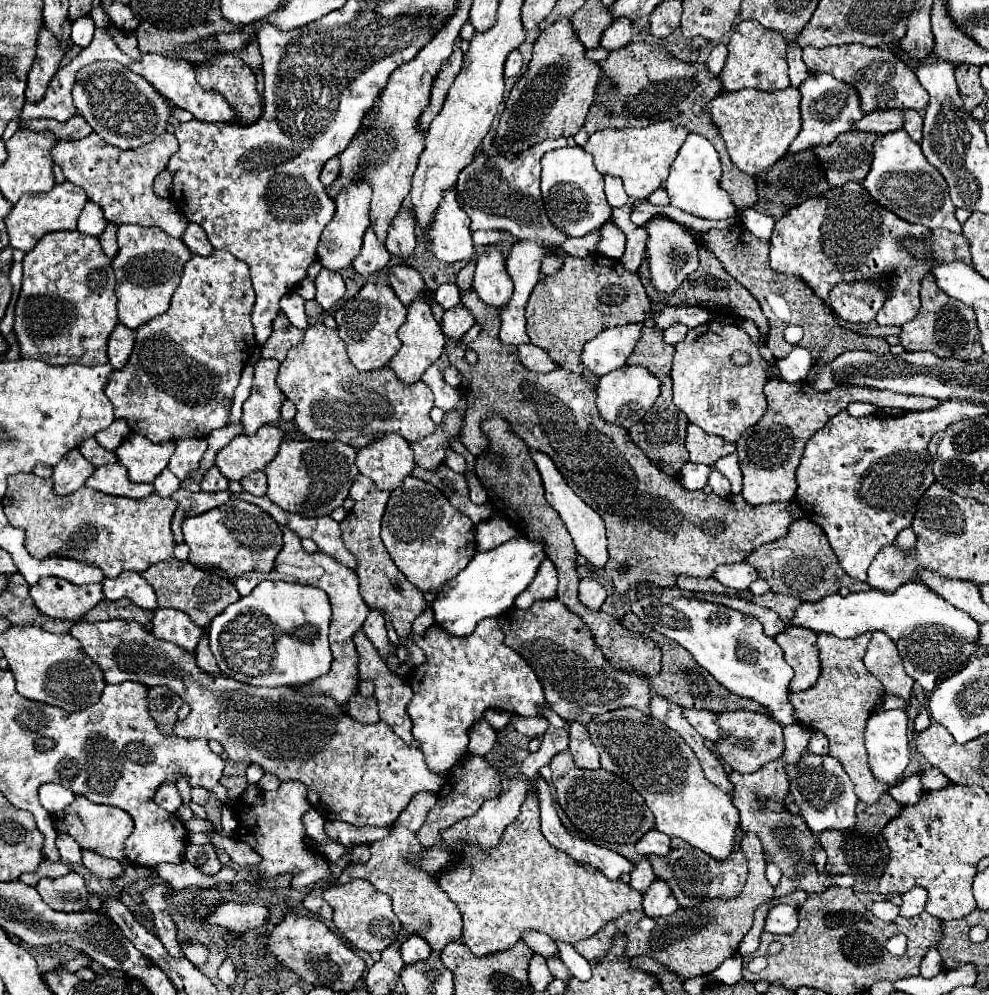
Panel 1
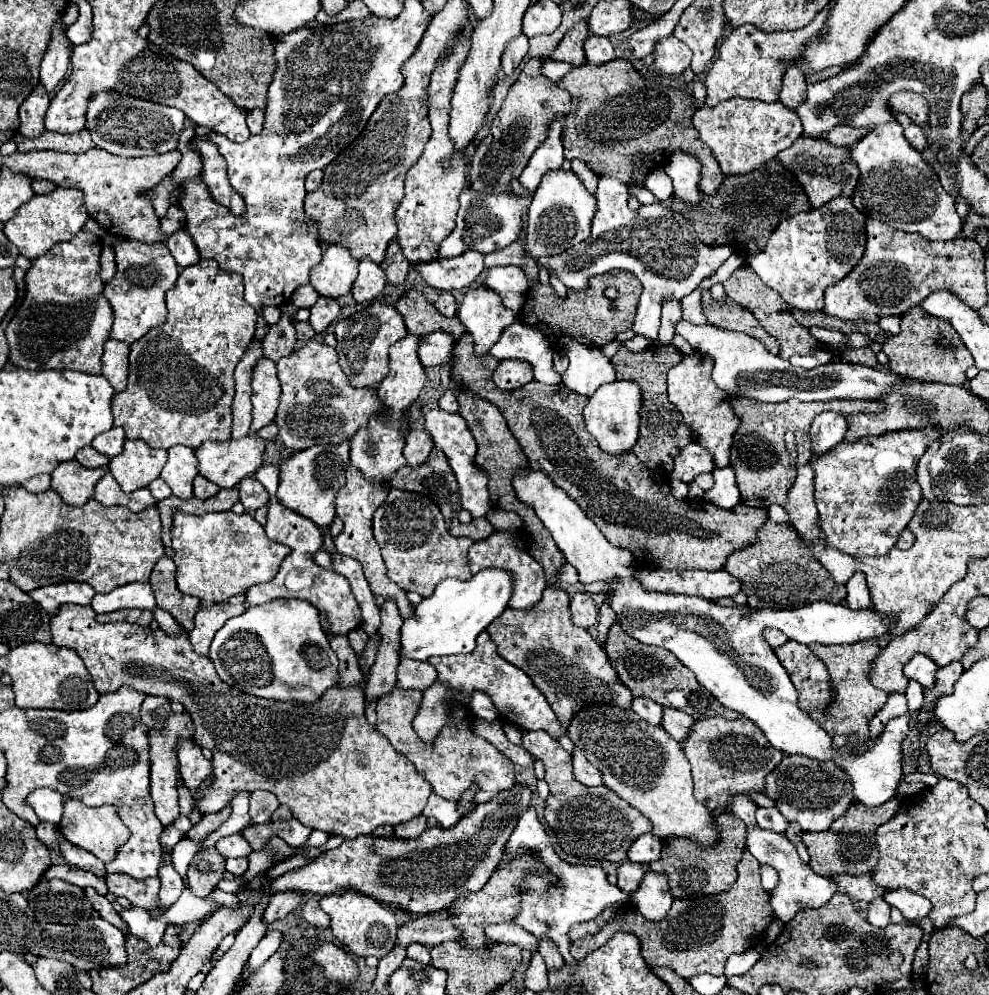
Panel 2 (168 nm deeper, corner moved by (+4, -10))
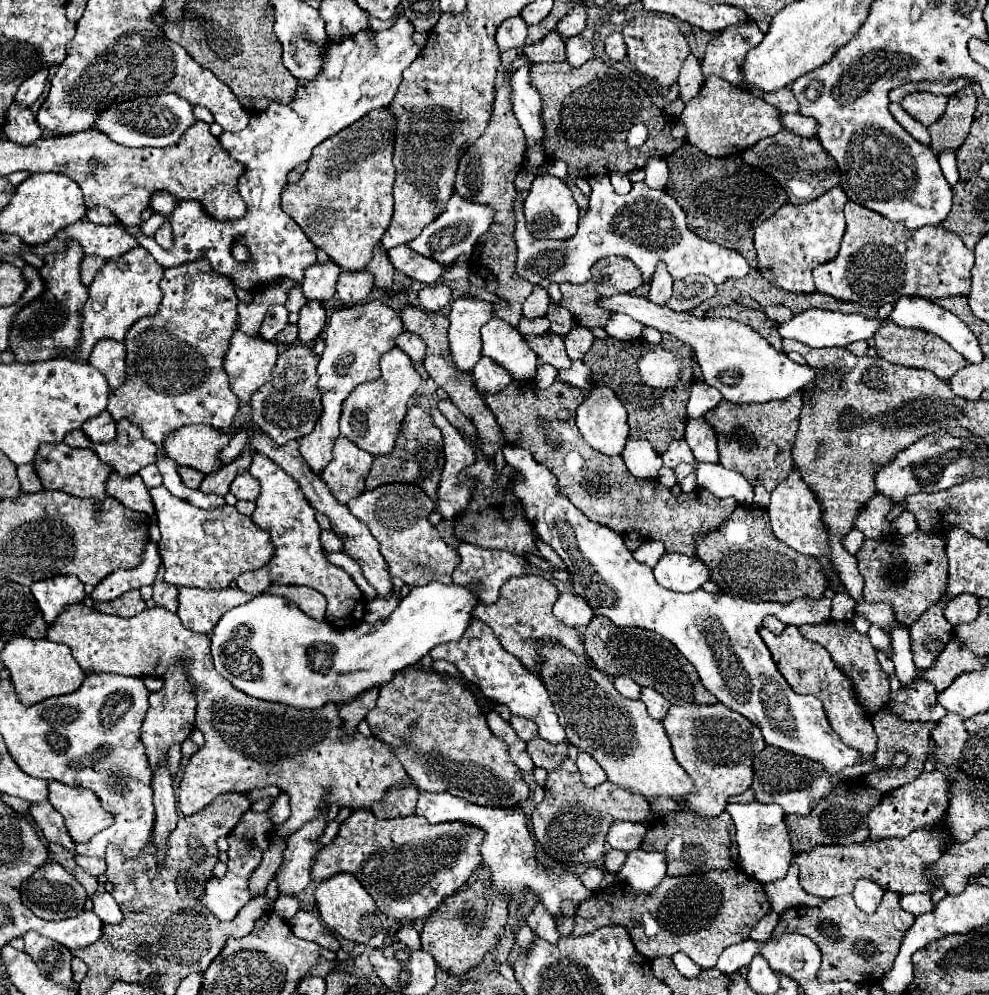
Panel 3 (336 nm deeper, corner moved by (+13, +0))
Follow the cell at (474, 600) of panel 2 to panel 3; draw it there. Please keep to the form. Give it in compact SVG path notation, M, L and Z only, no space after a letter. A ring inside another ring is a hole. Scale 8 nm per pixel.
M428 583L422 587L412 587L388 619L376 621L372 625L360 623L356 627L336 631L330 623L308 617L304 611L300 611L294 603L288 603L288 599L284 597L258 595L246 605L238 605L226 611L220 623L214 627L214 667L236 689L256 699L284 703L296 709L322 709L326 703L344 705L374 687L390 683L406 667L418 663L424 655L428 655L436 645L458 641L468 627L470 611L476 603L478 597L466 587Z

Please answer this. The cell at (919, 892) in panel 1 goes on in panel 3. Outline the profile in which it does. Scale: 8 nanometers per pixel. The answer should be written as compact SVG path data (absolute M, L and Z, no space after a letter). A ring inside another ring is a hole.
M910 893L910 895L902 895L900 897L900 905L904 907L904 911L912 913L912 915L924 915L930 913L934 909L932 903L932 895L930 893Z

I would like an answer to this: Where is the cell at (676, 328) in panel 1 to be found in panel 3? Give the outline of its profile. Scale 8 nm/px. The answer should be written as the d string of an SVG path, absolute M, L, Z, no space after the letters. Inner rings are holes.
M660 261L652 275L652 283L650 283L652 287L650 287L648 299L656 305L664 305L664 299L668 299L668 295L672 295L672 283L674 283L672 275L668 273L666 265Z

